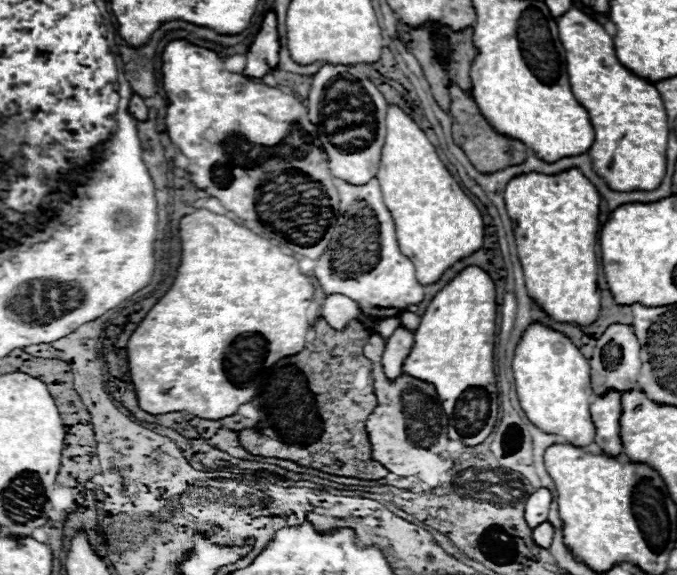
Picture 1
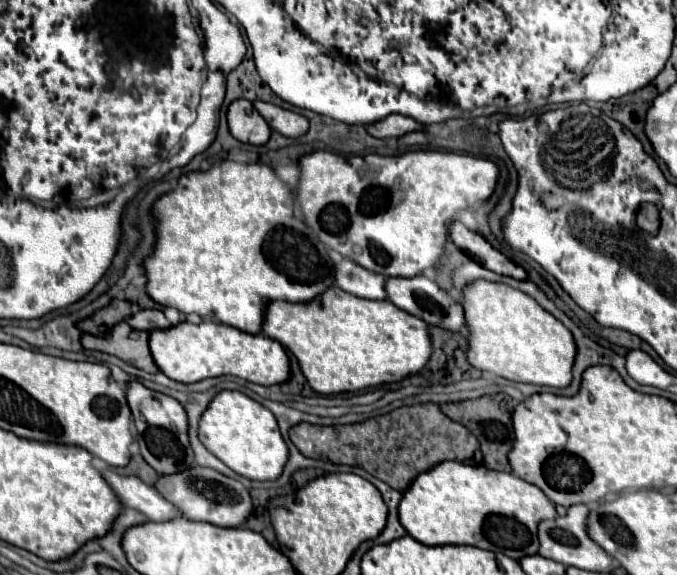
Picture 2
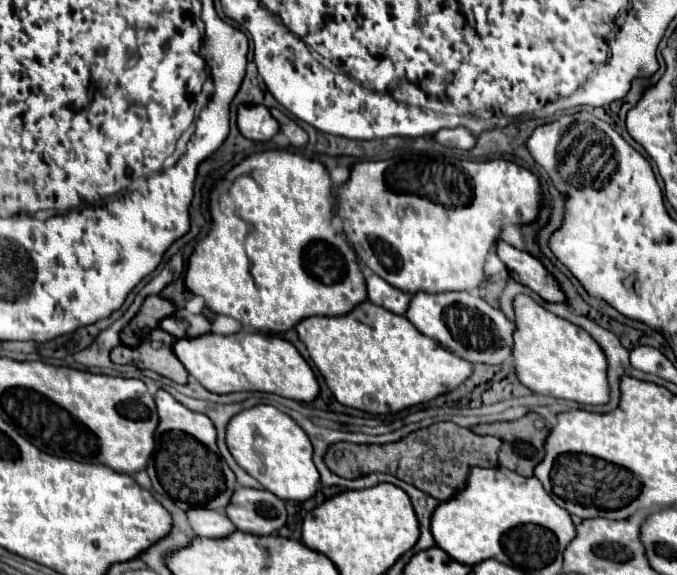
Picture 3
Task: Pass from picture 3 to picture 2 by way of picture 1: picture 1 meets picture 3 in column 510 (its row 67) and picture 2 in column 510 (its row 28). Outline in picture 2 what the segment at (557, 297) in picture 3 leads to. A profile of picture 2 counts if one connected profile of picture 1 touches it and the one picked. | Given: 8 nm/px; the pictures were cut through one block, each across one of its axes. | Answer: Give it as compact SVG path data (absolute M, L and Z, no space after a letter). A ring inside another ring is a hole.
M454 222L450 228L452 228L450 230L452 242L456 246L460 246L474 262L478 262L484 268L488 268L488 270L492 270L496 274L502 274L502 276L512 276L516 280L526 280L528 278L528 274L526 274L526 270L522 266L514 264L502 252L492 248L490 242L482 234L472 232L470 228L466 228L460 222Z

